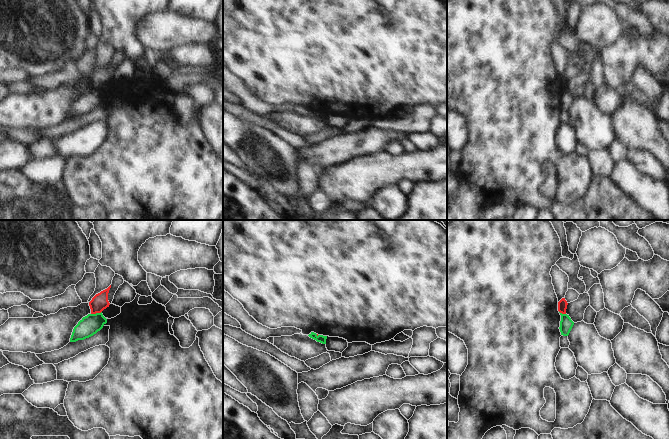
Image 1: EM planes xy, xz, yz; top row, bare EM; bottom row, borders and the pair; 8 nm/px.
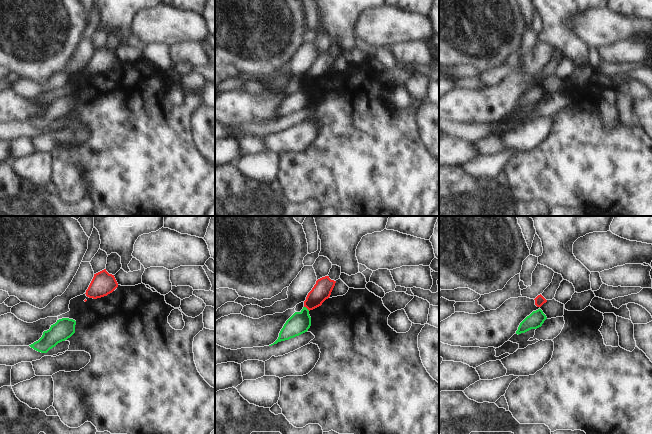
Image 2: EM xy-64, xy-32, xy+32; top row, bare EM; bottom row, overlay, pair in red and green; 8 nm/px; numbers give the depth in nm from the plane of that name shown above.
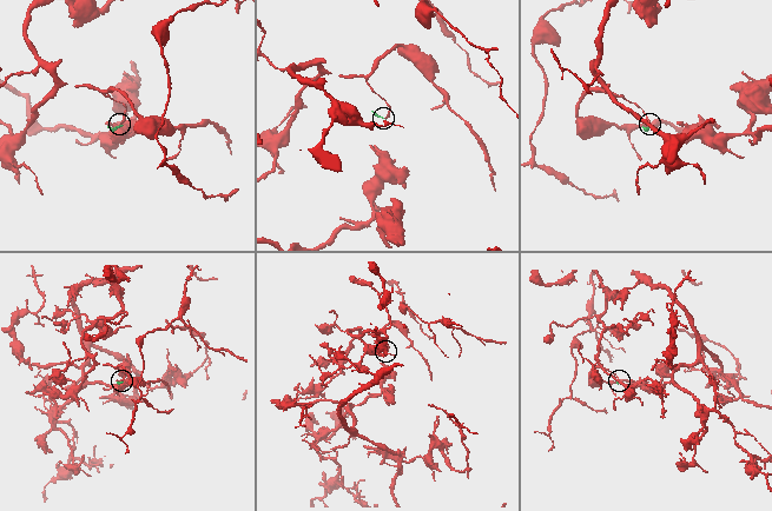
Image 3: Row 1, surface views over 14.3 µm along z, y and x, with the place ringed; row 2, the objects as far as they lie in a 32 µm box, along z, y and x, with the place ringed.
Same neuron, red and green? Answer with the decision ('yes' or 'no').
no

